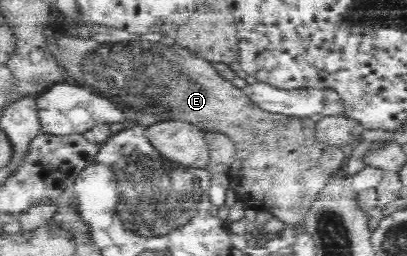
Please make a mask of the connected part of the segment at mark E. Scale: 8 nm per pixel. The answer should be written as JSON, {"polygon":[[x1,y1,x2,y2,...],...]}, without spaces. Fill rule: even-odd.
{"polygon":[[53,34,50,48,76,83,106,96,117,109,127,110,125,121,130,125,145,128,161,121,178,120,194,124,204,133,228,136,235,147,234,163,228,173,230,189,238,193,239,203,251,214,268,211,285,224,299,225,328,175,345,164,346,157,340,148,317,141,315,122,309,116,264,111,252,103,244,89,224,79,213,62,188,48,148,40,99,43,92,38,64,34]]}

